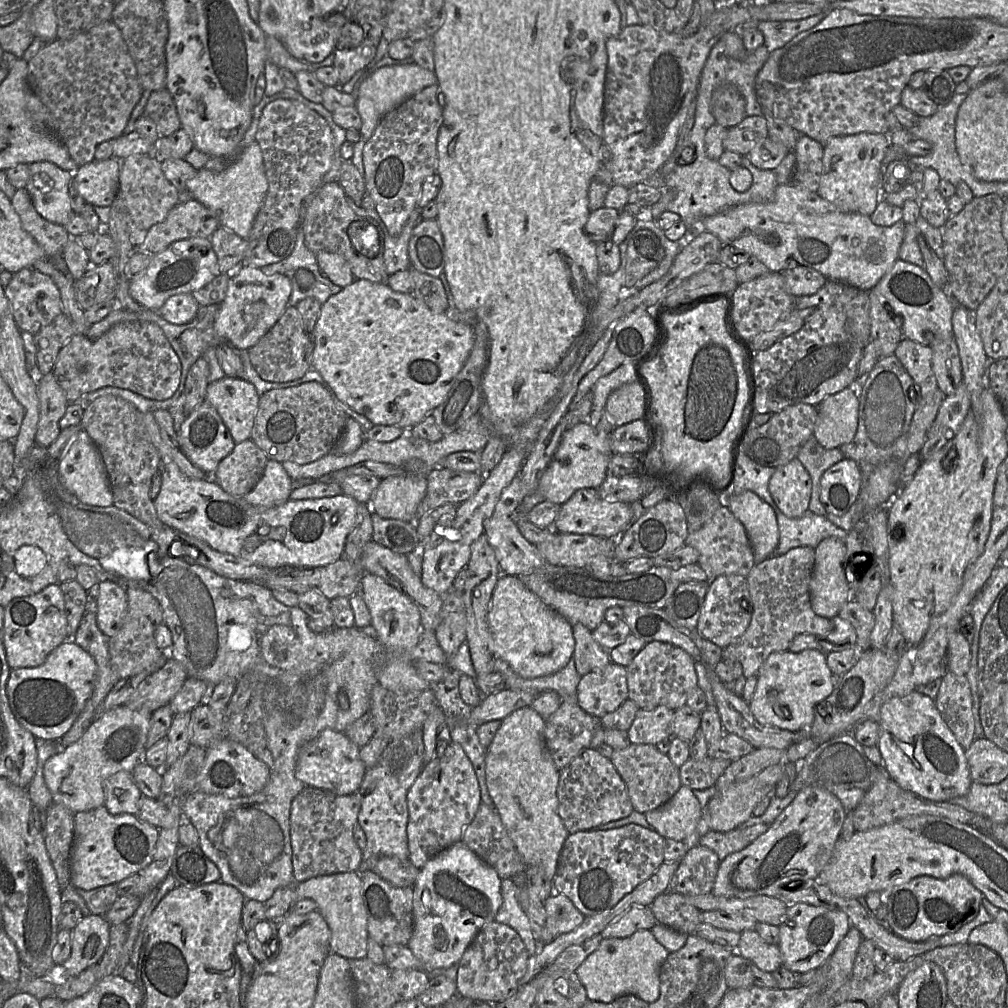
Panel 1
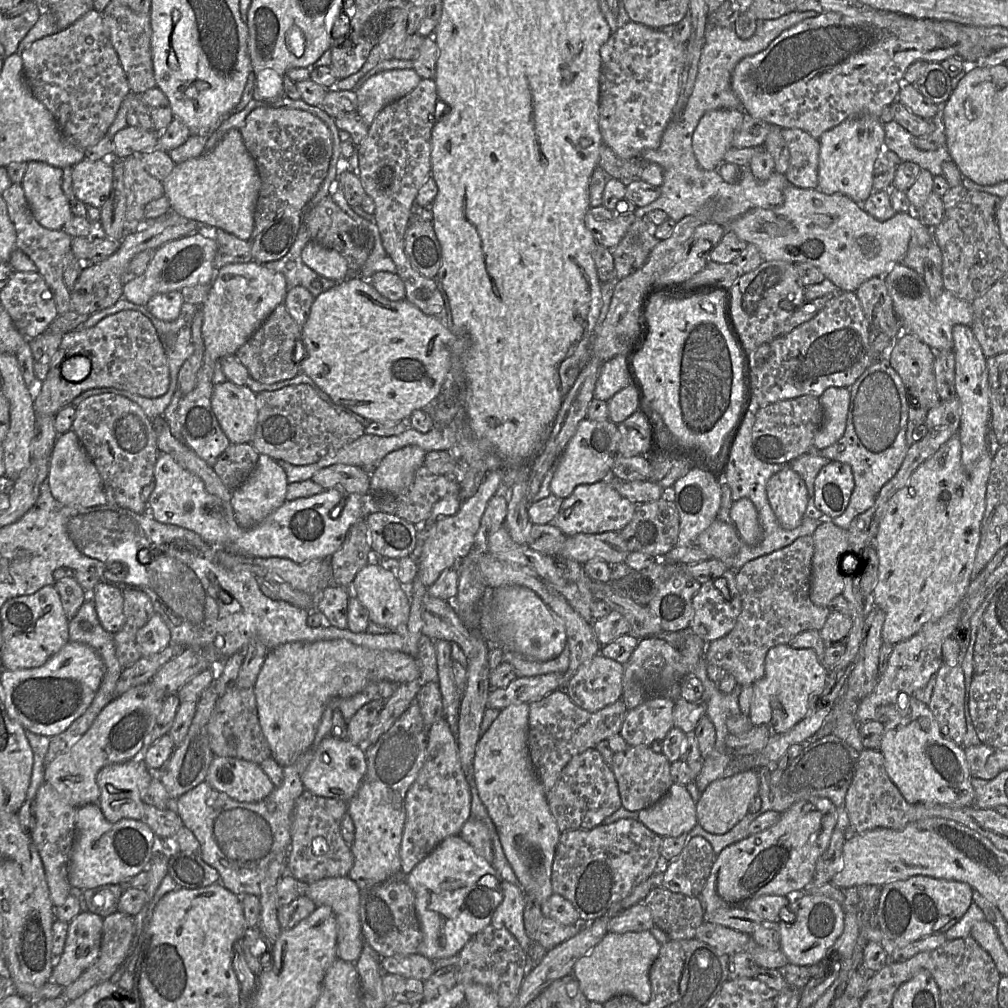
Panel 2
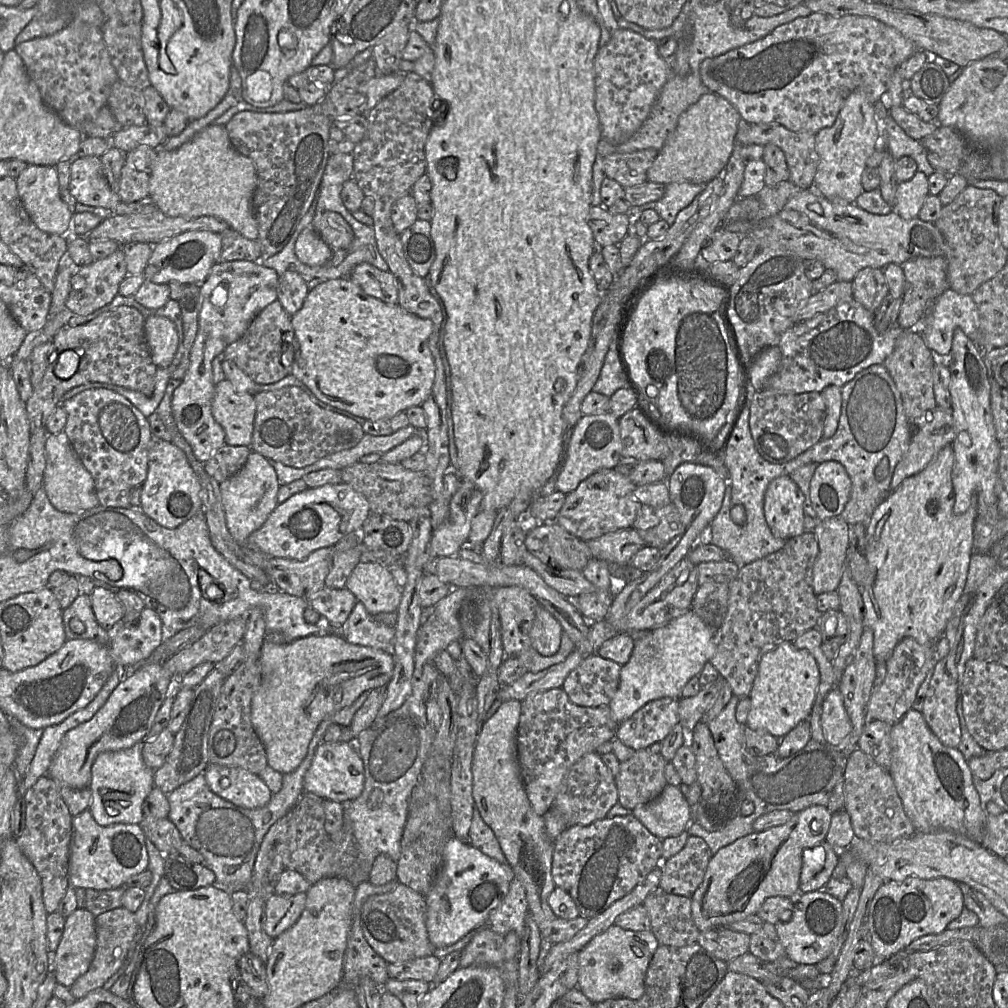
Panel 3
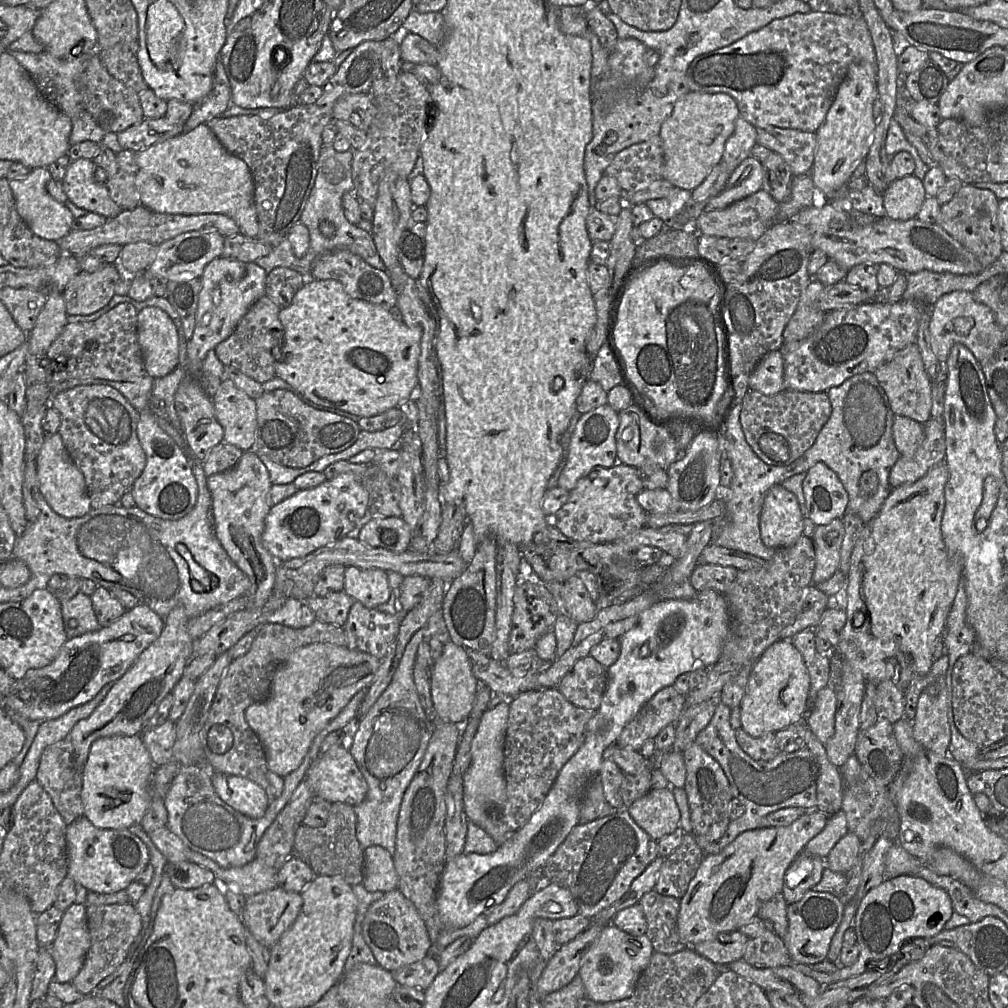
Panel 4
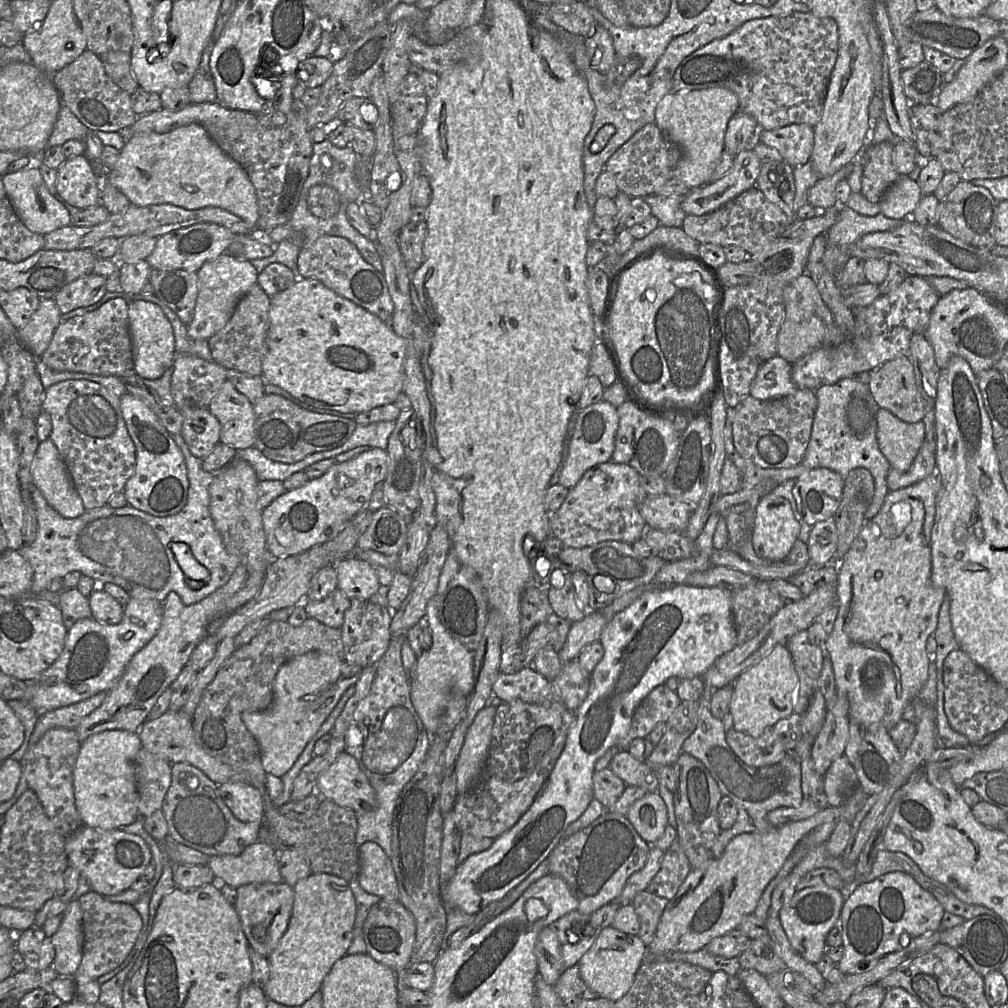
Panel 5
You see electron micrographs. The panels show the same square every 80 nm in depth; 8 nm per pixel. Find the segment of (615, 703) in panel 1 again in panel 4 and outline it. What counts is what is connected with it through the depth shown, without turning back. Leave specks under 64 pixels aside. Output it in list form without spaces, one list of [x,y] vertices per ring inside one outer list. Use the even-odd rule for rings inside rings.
[[[590,656],[579,659],[557,689],[574,706],[597,710],[607,687],[607,668]]]

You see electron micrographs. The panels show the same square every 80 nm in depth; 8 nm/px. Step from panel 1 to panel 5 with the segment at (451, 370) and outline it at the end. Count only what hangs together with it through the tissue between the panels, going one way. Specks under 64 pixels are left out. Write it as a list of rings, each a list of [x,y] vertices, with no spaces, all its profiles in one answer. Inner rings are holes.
[[[304,278],[295,281],[295,283],[288,289],[270,297],[269,329],[266,336],[266,354],[262,362],[261,377],[263,379],[263,384],[270,383],[276,385],[287,391],[293,397],[307,403],[309,406],[359,414],[395,402],[403,389],[403,363],[406,349],[406,340],[398,336],[390,326],[376,315],[338,295],[322,282],[315,279]]]

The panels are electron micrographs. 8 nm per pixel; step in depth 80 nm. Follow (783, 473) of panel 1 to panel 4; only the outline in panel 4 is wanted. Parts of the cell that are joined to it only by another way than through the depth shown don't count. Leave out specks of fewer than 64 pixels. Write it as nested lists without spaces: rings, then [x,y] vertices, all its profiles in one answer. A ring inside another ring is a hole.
[[[781,484],[772,486],[764,498],[759,525],[760,537],[765,546],[777,550],[792,546],[803,535],[803,517],[797,497]]]

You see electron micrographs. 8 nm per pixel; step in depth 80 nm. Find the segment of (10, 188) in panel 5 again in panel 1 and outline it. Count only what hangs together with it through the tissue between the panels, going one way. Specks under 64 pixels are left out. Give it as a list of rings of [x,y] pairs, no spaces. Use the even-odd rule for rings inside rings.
[[[47,162],[29,164],[29,177],[26,190],[36,211],[47,221],[65,225],[74,214],[70,198],[69,185],[73,172],[63,170]]]

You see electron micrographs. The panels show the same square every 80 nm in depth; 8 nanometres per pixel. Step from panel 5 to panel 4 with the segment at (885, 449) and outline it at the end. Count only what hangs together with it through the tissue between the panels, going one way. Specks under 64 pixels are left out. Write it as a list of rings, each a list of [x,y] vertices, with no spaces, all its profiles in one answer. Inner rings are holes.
[[[894,416],[892,433],[900,456],[912,456],[924,439],[924,424],[911,418]]]

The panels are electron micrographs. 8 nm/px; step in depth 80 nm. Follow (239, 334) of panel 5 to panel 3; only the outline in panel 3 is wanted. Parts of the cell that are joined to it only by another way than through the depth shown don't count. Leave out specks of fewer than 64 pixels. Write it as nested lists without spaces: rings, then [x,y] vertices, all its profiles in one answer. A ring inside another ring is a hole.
[[[278,300],[260,311],[251,321],[245,333],[228,345],[221,354],[224,360],[236,364],[257,384],[272,384],[291,374],[297,351],[293,325],[289,315]]]

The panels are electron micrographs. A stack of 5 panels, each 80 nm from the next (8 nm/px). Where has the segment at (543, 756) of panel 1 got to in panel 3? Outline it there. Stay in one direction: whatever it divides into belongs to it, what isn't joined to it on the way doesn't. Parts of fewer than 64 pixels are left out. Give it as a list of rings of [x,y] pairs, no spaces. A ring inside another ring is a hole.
[[[508,700],[502,702],[496,713],[483,723],[471,767],[472,795],[475,807],[494,832],[515,879],[524,886],[527,913],[536,922],[543,937],[545,929],[557,918],[548,904],[555,888],[551,874],[554,842],[546,833],[543,815],[533,810],[525,791],[516,745],[520,715],[521,702]]]

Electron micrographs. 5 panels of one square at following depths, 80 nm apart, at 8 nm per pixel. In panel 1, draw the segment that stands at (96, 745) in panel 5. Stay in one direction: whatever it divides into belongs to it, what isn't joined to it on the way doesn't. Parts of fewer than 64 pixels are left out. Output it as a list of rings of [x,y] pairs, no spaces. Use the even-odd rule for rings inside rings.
[[[119,771],[104,781],[104,807],[112,815],[132,814],[138,816],[142,793],[131,772]]]

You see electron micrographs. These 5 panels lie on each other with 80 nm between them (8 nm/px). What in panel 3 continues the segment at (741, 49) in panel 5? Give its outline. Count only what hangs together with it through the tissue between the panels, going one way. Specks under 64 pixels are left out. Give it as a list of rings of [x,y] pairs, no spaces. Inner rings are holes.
[[[812,12],[808,16],[798,17],[788,23],[779,25],[771,33],[755,42],[732,49],[722,55],[705,59],[700,66],[700,77],[703,85],[709,92],[720,95],[729,101],[738,110],[741,119],[747,123],[779,124],[791,131],[816,135],[821,129],[828,128],[835,123],[846,98],[852,92],[862,91],[873,105],[879,100],[885,100],[891,77],[898,71],[900,65],[917,50],[920,49],[912,41],[896,29],[877,19],[857,15],[833,16],[825,13]]]

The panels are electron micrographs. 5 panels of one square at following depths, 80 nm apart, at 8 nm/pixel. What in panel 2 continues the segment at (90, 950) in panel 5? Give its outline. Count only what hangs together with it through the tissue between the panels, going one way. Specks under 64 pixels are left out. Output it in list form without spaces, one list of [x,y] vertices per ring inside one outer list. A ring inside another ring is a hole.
[[[116,911],[103,918],[100,952],[92,965],[71,985],[63,988],[61,997],[73,1001],[115,973],[130,951],[134,935],[134,917]]]

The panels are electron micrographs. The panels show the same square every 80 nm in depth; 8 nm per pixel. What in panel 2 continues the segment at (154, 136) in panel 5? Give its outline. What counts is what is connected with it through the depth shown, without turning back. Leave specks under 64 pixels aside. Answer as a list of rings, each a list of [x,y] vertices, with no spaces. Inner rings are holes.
[[[229,129],[212,150],[176,164],[162,183],[172,211],[207,227],[232,233],[240,239],[251,238],[261,179],[257,164],[238,129]]]

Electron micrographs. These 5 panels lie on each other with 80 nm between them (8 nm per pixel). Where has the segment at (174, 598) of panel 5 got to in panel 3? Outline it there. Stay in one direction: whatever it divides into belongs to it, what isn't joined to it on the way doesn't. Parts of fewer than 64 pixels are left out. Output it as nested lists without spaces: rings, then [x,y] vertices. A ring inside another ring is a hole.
[[[141,663],[122,678],[105,704],[90,720],[65,734],[51,760],[47,775],[58,785],[74,789],[89,788],[91,768],[100,753],[120,751],[143,743],[164,700],[168,694],[175,692],[176,679],[164,664]]]

